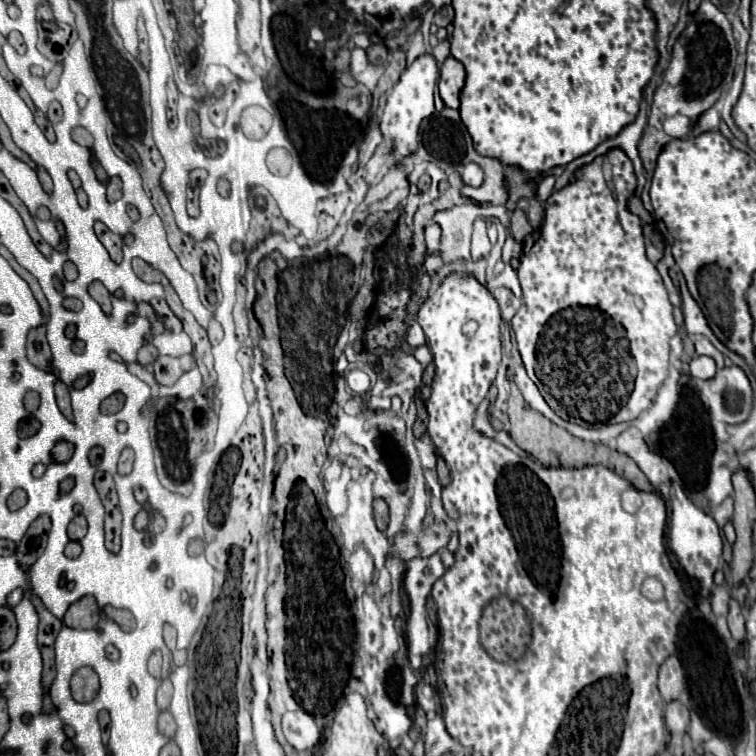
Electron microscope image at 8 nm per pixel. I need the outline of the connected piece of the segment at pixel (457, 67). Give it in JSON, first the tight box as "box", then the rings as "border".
{"box":[439,56,465,108],"border":[[[449,56],[441,64],[441,80],[439,80],[439,94],[449,108],[459,108],[459,92],[465,84],[465,68],[459,60]]]}

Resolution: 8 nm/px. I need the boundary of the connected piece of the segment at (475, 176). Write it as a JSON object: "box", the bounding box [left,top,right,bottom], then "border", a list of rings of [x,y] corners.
{"box":[461,164,483,186],"border":[[[465,164],[461,172],[461,180],[467,186],[481,186],[483,184],[483,170],[477,164]]]}

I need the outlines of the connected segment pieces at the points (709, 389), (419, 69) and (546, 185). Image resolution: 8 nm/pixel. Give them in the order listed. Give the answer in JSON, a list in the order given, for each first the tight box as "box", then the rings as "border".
[{"box":[701,366,753,424],"border":[[[725,366],[717,370],[717,374],[709,380],[701,382],[701,400],[709,414],[725,424],[741,424],[749,418],[753,408],[753,388],[747,374],[739,366]]]},{"box":[381,54,439,162],"border":[[[423,54],[411,66],[405,68],[399,82],[391,88],[383,116],[381,116],[381,134],[383,134],[383,138],[391,138],[391,142],[393,142],[391,144],[391,148],[393,148],[391,156],[395,162],[401,162],[403,158],[411,156],[417,150],[419,124],[423,118],[427,118],[435,112],[433,92],[435,92],[437,80],[439,80],[437,60],[431,54]]]},{"box":[535,176,555,202],"border":[[[553,176],[543,178],[543,180],[537,184],[535,198],[537,198],[539,202],[545,202],[545,200],[551,196],[551,192],[553,192],[553,184],[555,184],[555,178],[553,178]]]}]

